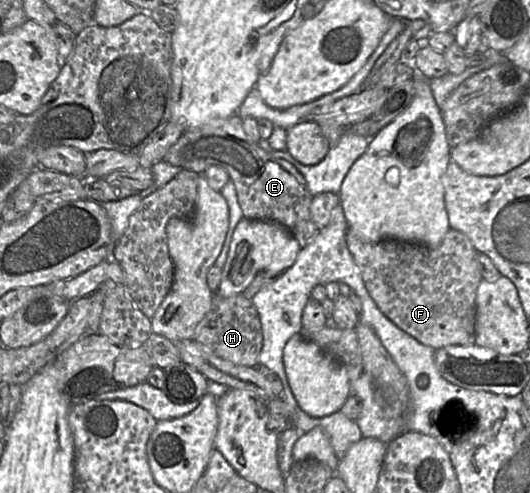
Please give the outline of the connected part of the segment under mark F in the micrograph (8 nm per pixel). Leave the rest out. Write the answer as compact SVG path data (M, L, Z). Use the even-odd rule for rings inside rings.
M348 228L346 243L370 296L399 328L435 350L448 345L474 344L476 292L483 277L478 263L479 252L464 233L450 228L438 247L429 248L394 239L364 242Z

